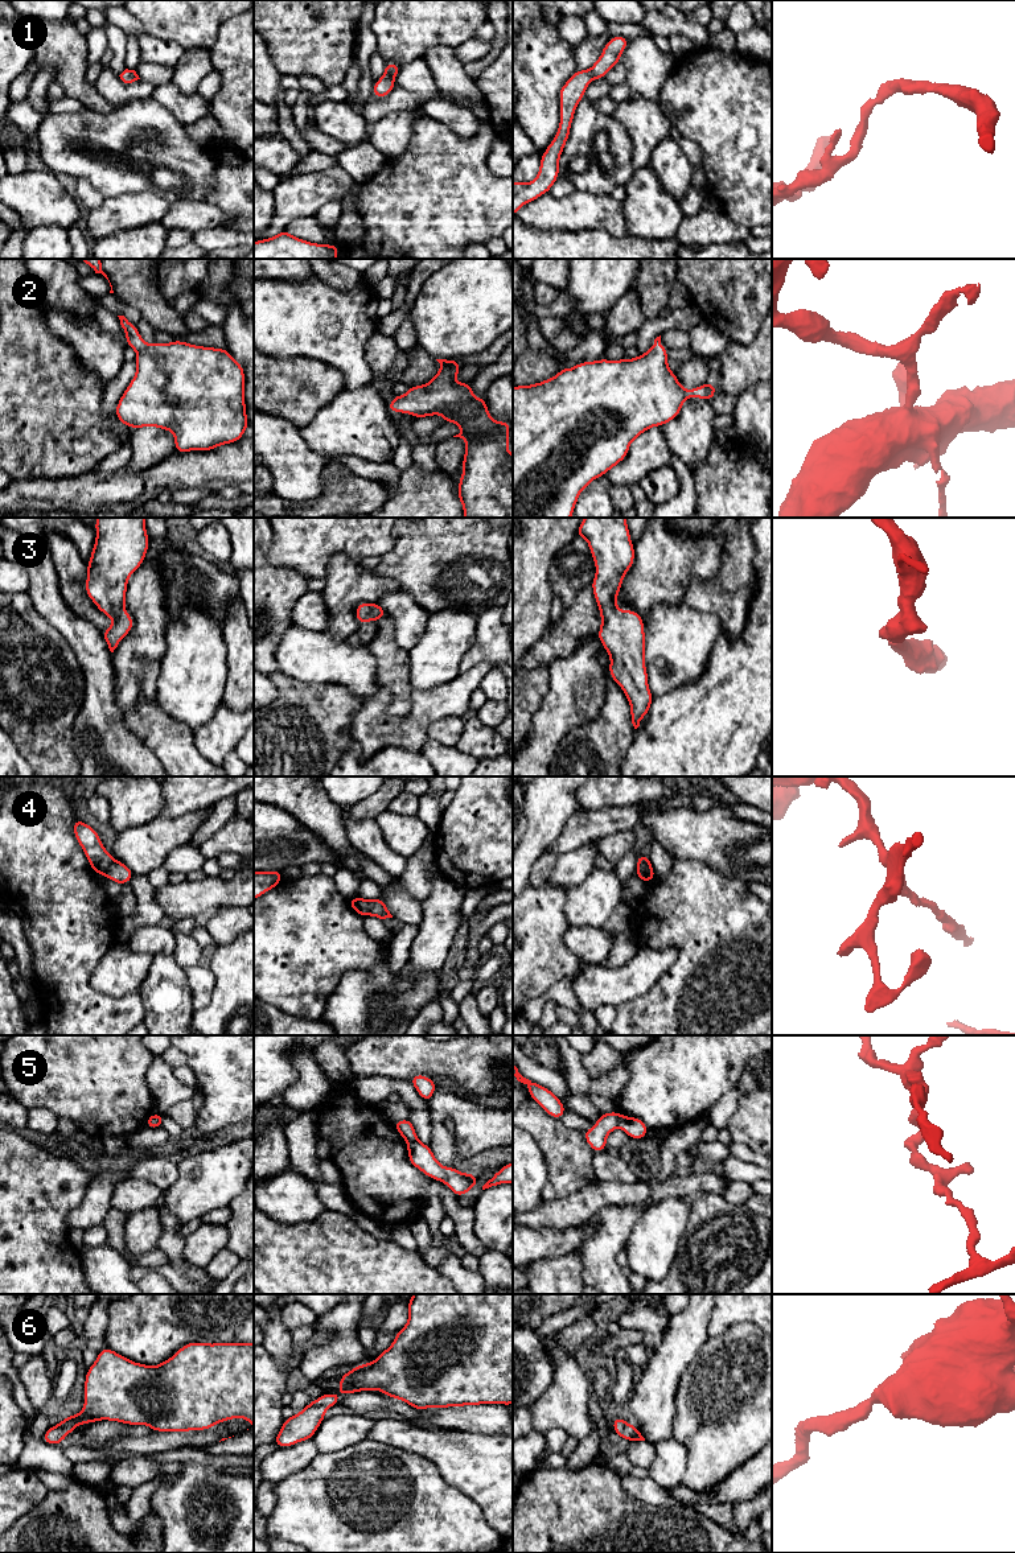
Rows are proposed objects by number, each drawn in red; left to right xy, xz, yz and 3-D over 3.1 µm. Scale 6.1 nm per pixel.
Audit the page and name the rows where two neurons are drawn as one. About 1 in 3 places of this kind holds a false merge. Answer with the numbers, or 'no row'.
4, 5

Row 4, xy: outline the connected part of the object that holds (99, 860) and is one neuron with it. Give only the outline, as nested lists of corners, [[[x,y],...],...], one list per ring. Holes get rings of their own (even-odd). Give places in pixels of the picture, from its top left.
[[[74,820],[73,832],[83,849],[91,869],[104,876],[114,857],[104,849],[98,832],[82,820]]]

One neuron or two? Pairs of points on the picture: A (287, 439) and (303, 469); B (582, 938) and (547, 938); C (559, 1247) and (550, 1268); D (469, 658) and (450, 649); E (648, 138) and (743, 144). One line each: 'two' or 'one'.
A: one
B: two
C: two
D: two
E: two

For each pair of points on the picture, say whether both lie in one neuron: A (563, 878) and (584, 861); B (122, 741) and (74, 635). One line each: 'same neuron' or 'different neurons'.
A: same neuron
B: same neuron

